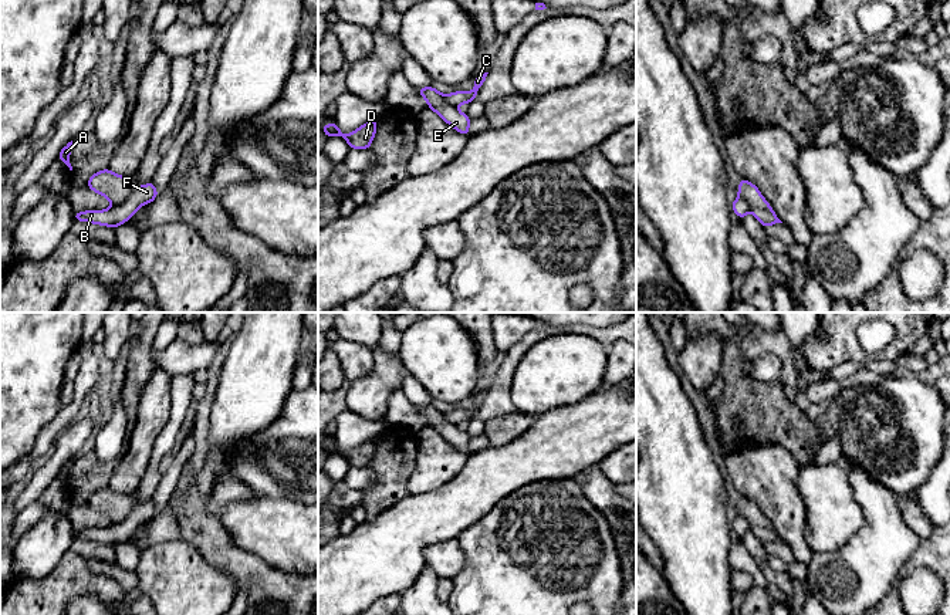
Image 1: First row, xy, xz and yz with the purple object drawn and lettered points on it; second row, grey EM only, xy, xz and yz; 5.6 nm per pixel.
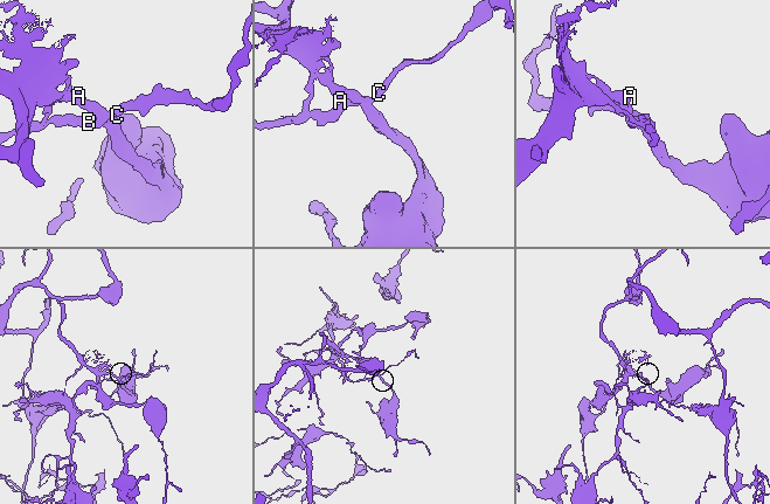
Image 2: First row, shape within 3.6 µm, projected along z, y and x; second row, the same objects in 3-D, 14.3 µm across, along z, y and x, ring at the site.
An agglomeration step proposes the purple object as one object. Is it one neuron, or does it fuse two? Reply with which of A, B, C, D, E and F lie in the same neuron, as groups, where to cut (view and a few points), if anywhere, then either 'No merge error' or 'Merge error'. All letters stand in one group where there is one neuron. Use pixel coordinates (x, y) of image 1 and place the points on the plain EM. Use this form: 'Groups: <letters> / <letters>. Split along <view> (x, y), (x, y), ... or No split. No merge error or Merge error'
Groups: A E / B C D F. Split along xy (134, 507), (122, 520), (112, 524). Merge error

